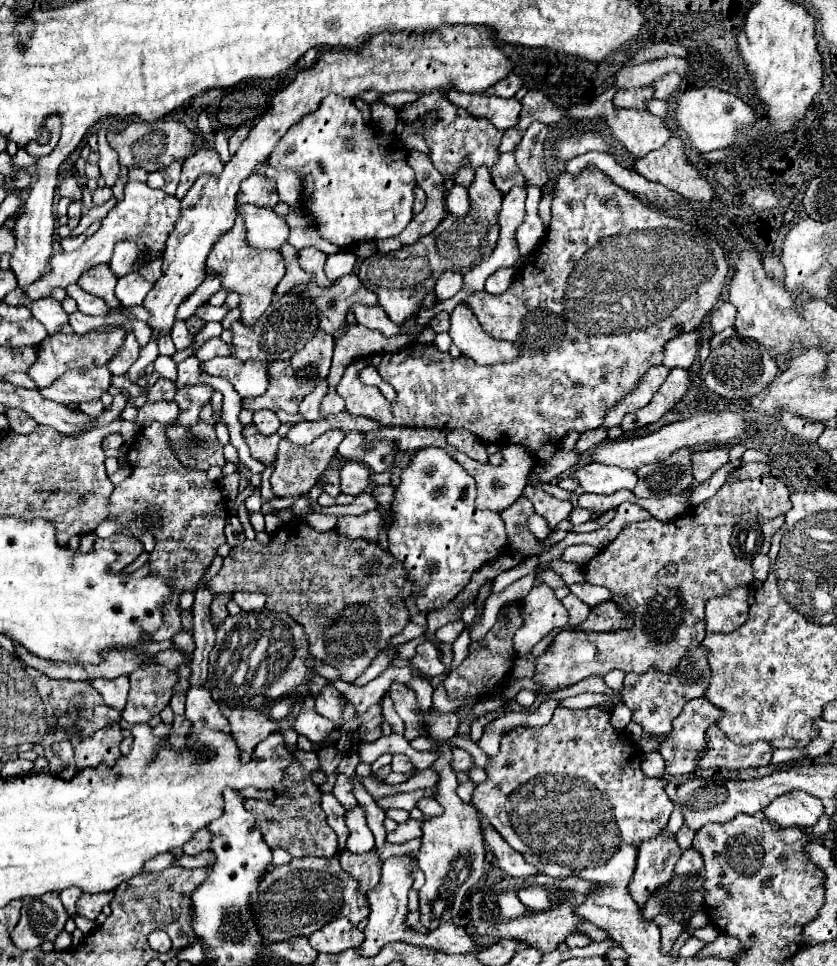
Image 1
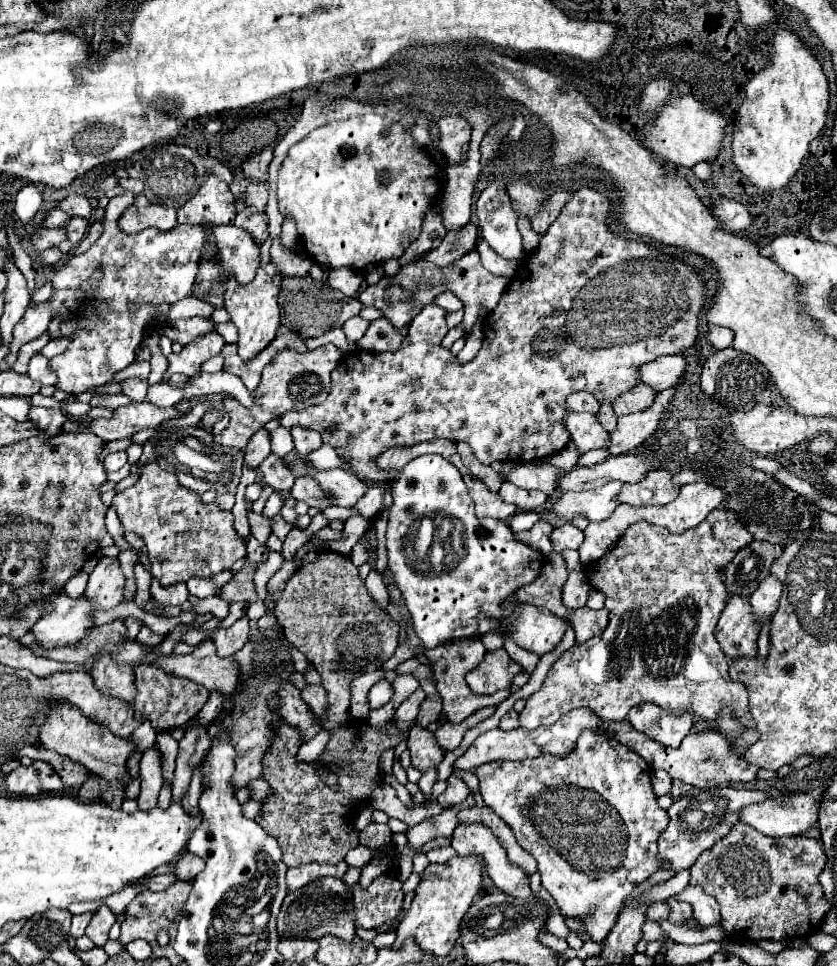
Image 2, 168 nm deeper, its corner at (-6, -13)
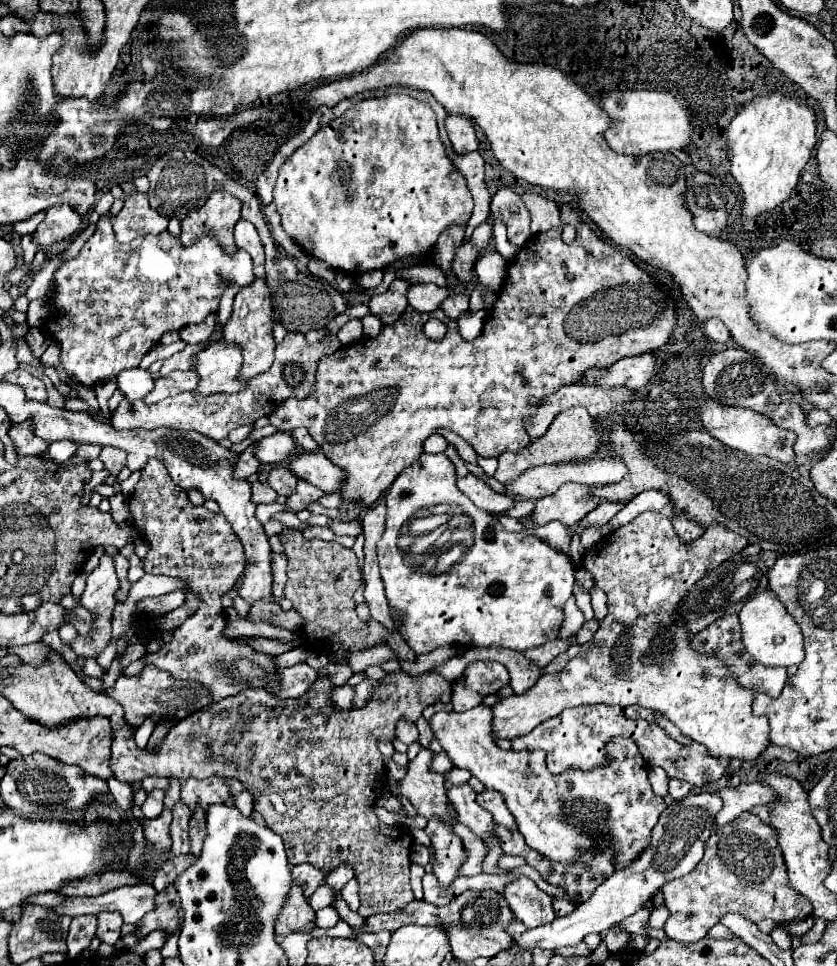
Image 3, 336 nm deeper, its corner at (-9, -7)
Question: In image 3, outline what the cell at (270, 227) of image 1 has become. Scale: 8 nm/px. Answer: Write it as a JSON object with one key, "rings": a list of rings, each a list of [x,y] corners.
{"rings":[[[107,213],[107,215],[101,215],[101,219],[97,221],[97,231],[95,231],[95,235],[87,241],[87,245],[79,251],[79,255],[77,255],[75,259],[71,259],[71,261],[63,263],[63,265],[57,269],[57,273],[55,273],[55,285],[57,285],[55,291],[57,291],[57,293],[51,297],[51,303],[49,303],[51,313],[49,313],[49,319],[45,321],[45,329],[47,329],[49,335],[51,335],[53,339],[57,339],[59,345],[61,345],[61,365],[63,365],[63,369],[65,369],[69,375],[75,375],[75,377],[79,379],[79,383],[85,385],[85,387],[95,387],[95,385],[99,385],[99,383],[103,383],[103,381],[107,381],[107,379],[119,375],[123,369],[139,367],[143,355],[161,339],[163,333],[167,333],[167,331],[179,331],[179,329],[183,329],[183,327],[189,325],[189,323],[199,323],[199,321],[203,321],[207,315],[217,313],[217,311],[219,311],[221,295],[225,293],[225,289],[227,289],[229,285],[245,287],[245,285],[253,283],[253,279],[255,279],[255,275],[253,275],[253,259],[249,259],[249,253],[247,253],[247,251],[239,251],[239,249],[235,249],[235,253],[227,253],[227,251],[221,247],[221,243],[217,243],[217,239],[213,239],[211,235],[201,235],[201,239],[197,239],[197,243],[191,243],[189,247],[185,247],[185,245],[181,243],[181,239],[179,239],[179,237],[173,237],[169,231],[163,231],[163,233],[159,233],[159,235],[147,233],[147,235],[141,235],[141,237],[133,239],[129,245],[123,245],[123,243],[117,241],[111,221],[113,221],[113,217],[111,217],[109,213]]]}

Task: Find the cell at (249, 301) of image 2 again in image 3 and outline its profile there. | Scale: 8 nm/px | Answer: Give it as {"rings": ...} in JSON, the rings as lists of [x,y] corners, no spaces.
{"rings":[[[255,279],[251,285],[243,287],[235,295],[233,315],[229,323],[223,329],[223,339],[227,343],[239,343],[243,347],[243,367],[239,377],[241,379],[253,379],[259,373],[265,373],[273,363],[273,351],[275,351],[275,337],[273,337],[273,305],[271,305],[271,291],[265,283],[265,279]]]}

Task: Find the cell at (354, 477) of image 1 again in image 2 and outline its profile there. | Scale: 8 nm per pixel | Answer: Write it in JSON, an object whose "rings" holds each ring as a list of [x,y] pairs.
{"rings":[[[328,469],[316,471],[316,483],[330,499],[332,505],[338,507],[354,507],[356,501],[366,493],[366,483],[354,477],[354,473],[346,469]]]}

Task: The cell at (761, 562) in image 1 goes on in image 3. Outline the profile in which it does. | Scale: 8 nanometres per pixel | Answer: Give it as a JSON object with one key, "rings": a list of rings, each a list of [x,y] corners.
{"rings":[[[769,587],[749,597],[749,601],[739,611],[739,619],[741,619],[741,631],[743,631],[743,645],[759,663],[769,667],[777,667],[777,665],[789,667],[789,665],[799,665],[803,661],[805,651],[803,651],[801,629],[787,613],[777,593],[773,593]]]}

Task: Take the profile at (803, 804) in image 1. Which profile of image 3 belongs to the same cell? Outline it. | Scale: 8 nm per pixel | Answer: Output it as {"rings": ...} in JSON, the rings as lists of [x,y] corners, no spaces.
{"rings":[[[745,783],[739,787],[729,787],[719,791],[723,799],[723,809],[717,813],[717,825],[727,825],[743,813],[749,813],[755,807],[769,807],[779,799],[773,793],[773,787],[763,783]]]}

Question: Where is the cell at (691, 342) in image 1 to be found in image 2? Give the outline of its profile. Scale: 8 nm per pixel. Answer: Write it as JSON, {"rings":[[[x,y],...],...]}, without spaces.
{"rings":[[[666,355],[666,357],[658,357],[650,363],[640,365],[638,369],[638,379],[640,383],[650,385],[654,391],[664,391],[668,387],[674,387],[680,379],[680,375],[684,373],[686,361],[682,355]]]}

